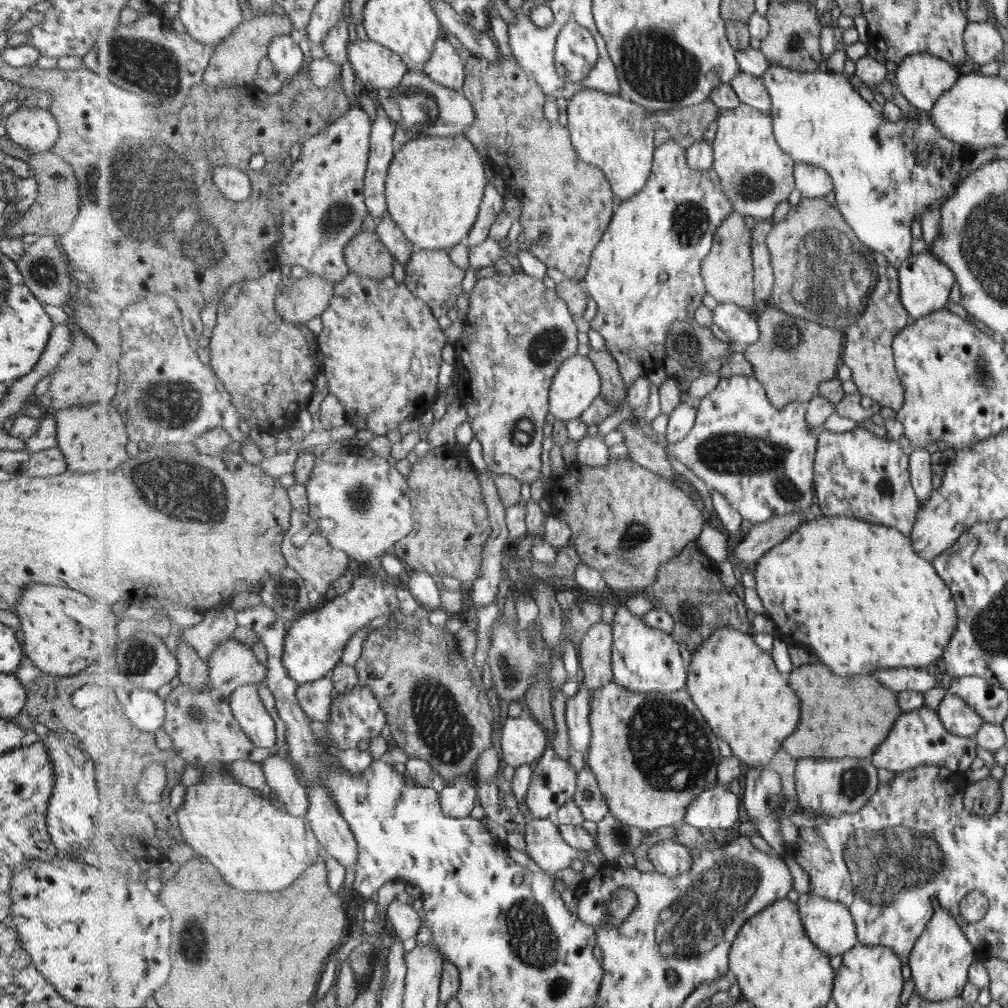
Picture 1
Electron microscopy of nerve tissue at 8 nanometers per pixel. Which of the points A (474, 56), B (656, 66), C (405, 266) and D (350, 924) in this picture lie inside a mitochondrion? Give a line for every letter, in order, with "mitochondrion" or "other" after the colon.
A: other
B: mitochondrion
C: other
D: other

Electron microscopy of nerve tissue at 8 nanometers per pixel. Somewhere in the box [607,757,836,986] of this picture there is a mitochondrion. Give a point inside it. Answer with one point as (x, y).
(700, 916)

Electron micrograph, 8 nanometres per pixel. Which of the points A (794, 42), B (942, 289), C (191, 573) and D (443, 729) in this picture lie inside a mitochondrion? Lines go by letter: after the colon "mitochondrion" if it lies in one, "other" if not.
A: mitochondrion
B: other
C: other
D: mitochondrion

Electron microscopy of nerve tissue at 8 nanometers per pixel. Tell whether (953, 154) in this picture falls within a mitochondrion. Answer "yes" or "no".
no

